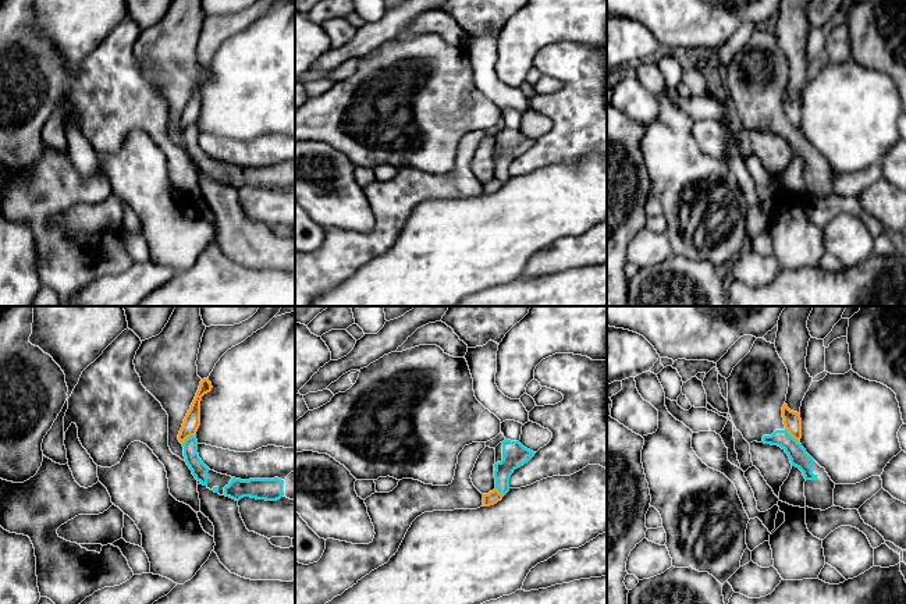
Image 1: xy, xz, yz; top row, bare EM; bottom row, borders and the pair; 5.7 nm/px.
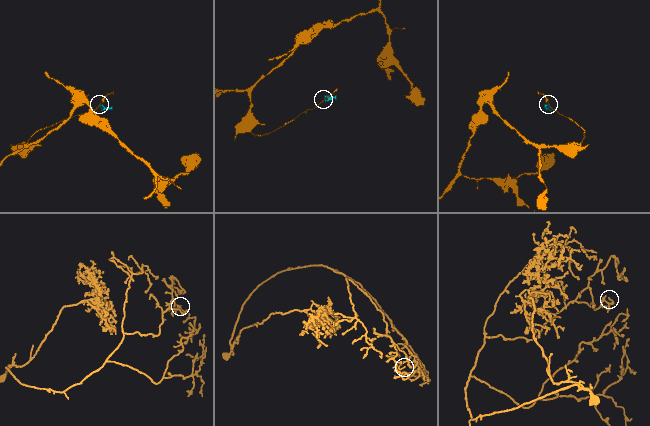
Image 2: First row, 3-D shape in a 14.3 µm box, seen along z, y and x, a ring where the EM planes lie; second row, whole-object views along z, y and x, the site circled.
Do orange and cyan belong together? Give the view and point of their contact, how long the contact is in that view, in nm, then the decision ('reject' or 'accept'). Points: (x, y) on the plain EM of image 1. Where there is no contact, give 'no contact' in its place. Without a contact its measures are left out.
contact yz (792, 124); length 130 nm; reject

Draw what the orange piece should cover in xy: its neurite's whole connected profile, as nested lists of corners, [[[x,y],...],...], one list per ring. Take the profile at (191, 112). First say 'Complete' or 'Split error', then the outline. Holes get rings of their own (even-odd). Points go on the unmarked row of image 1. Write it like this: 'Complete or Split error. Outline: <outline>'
Complete. Outline: [[[203,67],[200,70],[196,85],[191,93],[191,97],[188,99],[188,102],[184,107],[182,116],[178,122],[178,128],[181,132],[184,132],[188,125],[196,122],[196,120],[200,114],[200,89],[205,82],[212,79],[212,77],[213,75],[212,75],[212,71],[209,70],[209,67]]]

